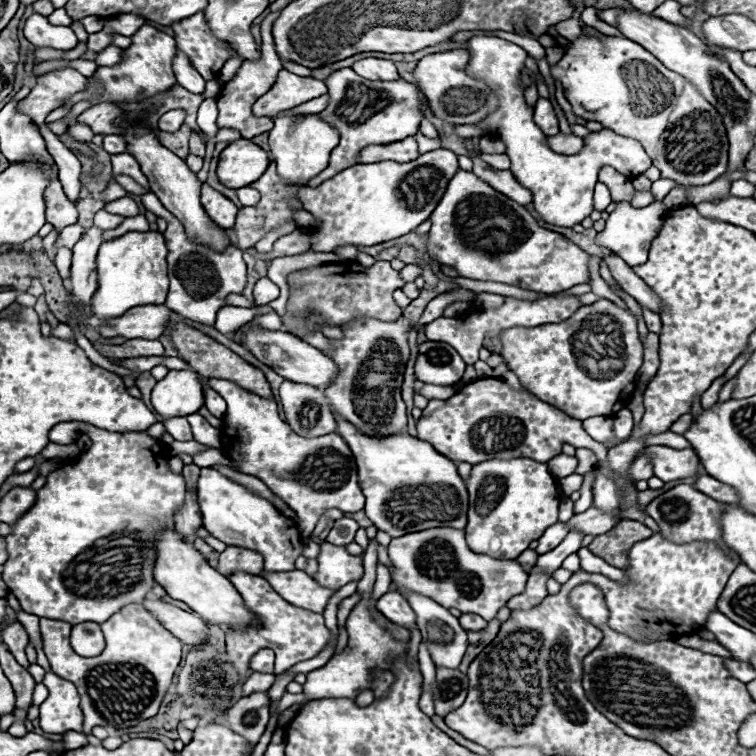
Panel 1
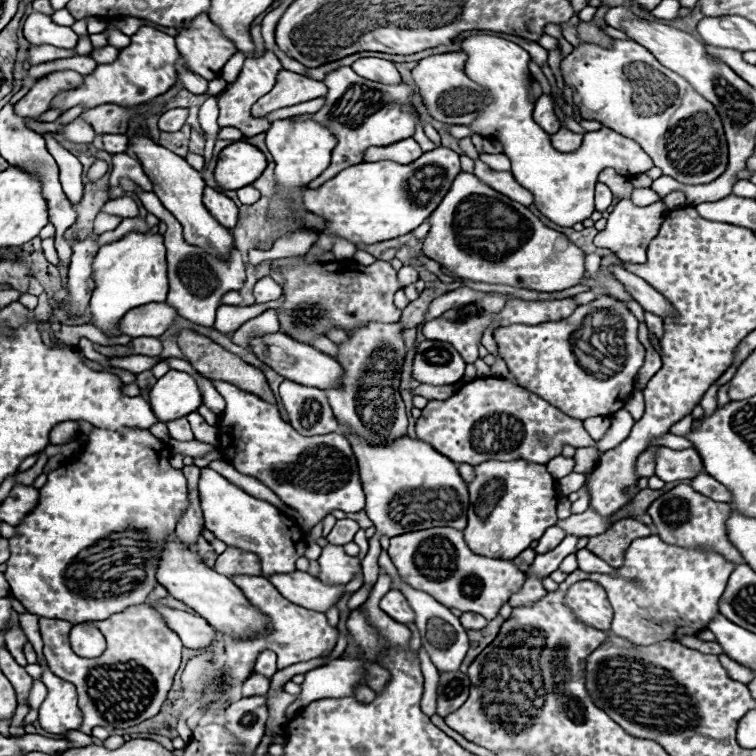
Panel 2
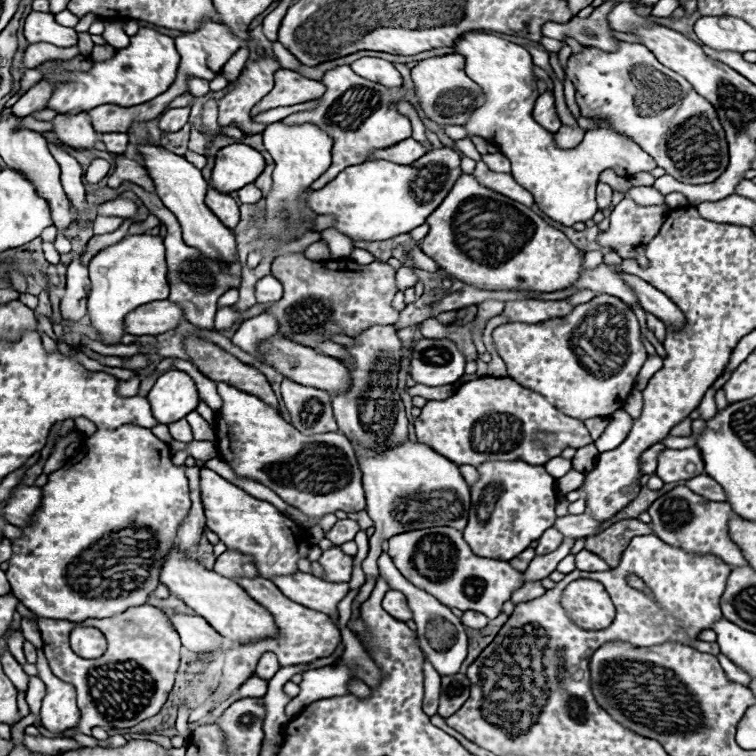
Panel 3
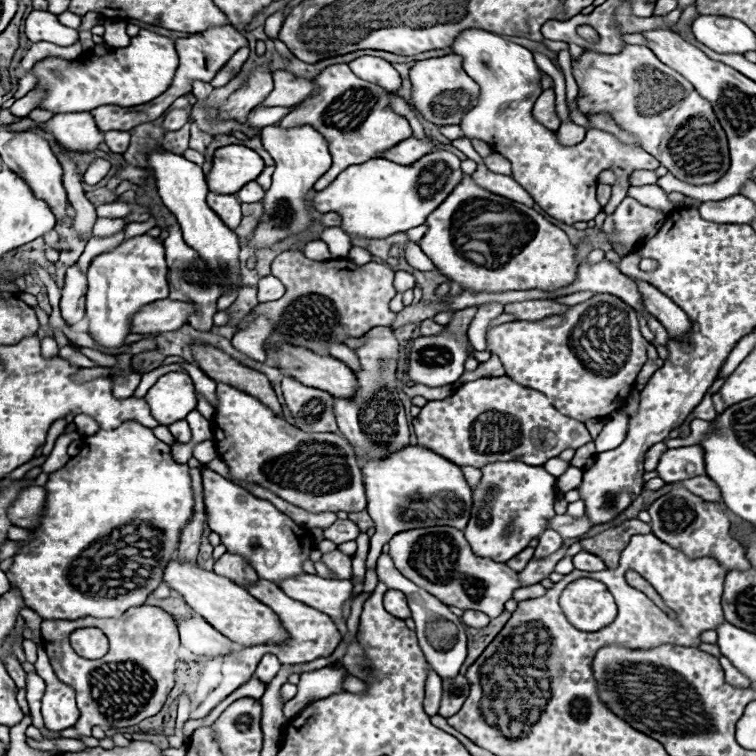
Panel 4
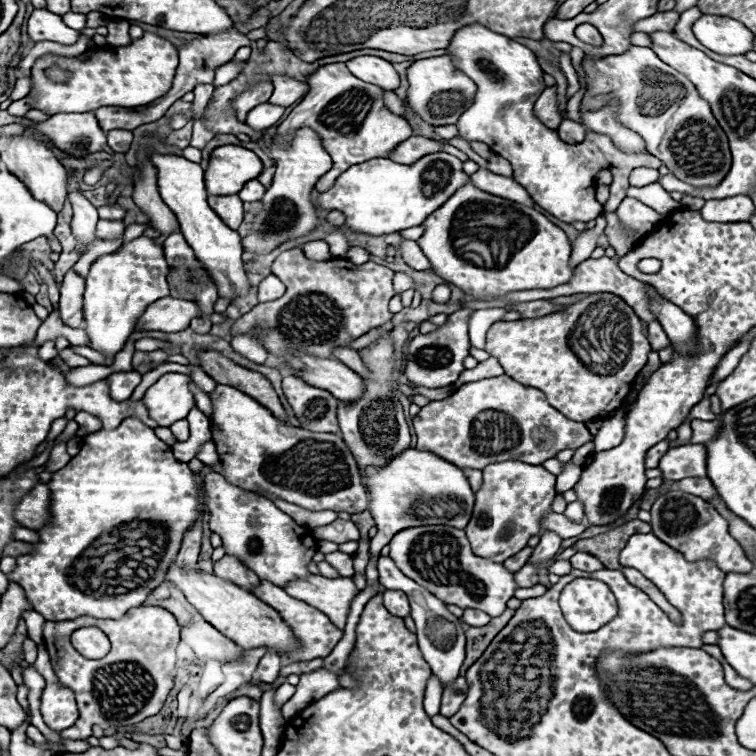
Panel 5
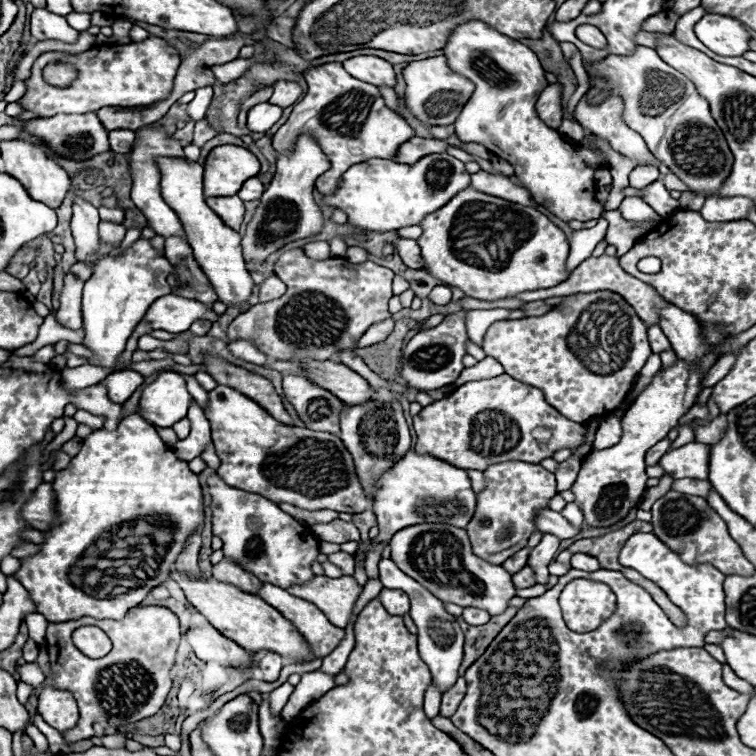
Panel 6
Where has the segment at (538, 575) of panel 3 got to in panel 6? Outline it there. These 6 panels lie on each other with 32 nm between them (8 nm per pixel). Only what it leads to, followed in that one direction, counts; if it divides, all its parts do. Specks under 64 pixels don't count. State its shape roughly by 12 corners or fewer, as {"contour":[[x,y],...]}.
{"contour":[[524,566],[512,582],[518,590],[534,586],[532,568]]}

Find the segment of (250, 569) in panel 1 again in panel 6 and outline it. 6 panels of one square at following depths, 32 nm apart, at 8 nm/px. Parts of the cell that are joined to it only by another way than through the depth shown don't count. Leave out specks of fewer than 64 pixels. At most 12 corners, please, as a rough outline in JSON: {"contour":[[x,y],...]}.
{"contour":[[224,558],[214,566],[218,582],[232,584],[248,594],[262,586],[256,576]]}

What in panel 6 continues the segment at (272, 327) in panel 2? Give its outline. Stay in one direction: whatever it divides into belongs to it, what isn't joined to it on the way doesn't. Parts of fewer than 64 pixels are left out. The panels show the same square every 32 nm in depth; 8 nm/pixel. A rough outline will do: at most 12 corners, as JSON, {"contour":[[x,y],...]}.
{"contour":[[248,340],[228,344],[228,350],[246,362],[266,364],[266,356]]}

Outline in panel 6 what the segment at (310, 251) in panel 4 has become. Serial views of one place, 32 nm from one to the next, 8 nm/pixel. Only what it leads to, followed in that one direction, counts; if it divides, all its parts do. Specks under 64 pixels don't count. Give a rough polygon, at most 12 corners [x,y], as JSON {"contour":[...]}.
{"contour":[[310,242],[304,252],[312,260],[332,258],[328,242]]}

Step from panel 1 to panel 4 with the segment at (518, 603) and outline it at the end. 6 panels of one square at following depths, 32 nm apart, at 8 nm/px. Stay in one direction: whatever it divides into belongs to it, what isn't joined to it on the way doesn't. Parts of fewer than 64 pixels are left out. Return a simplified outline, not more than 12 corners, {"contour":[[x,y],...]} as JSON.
{"contour":[[542,584],[518,588],[514,600],[522,602],[544,594]]}

